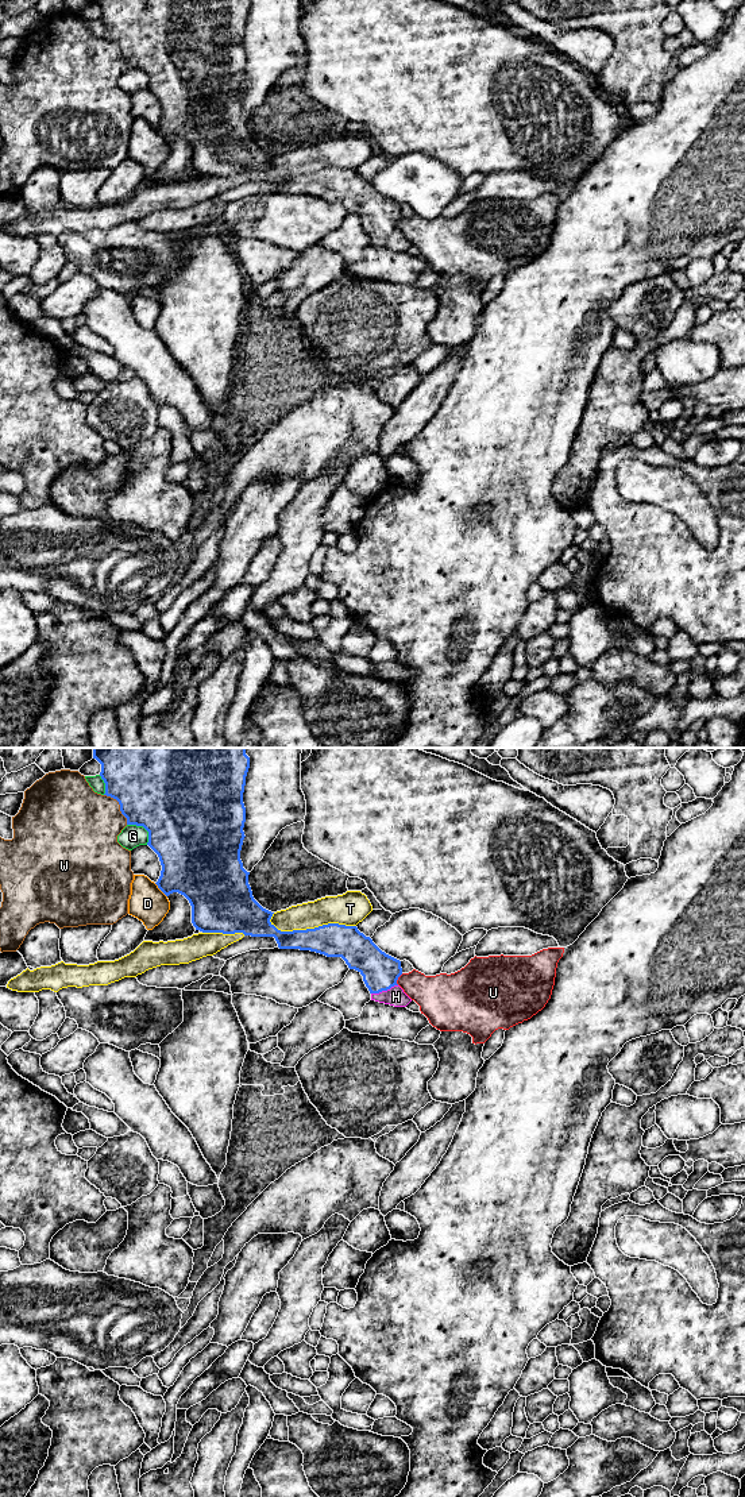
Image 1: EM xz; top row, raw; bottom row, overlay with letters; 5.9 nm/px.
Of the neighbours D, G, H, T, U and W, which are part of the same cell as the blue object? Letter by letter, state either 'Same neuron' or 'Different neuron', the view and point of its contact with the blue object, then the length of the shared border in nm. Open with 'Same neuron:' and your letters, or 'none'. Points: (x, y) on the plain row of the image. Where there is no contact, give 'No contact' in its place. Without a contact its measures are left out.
Same neuron: H
D: Different neuron. Touches blue at xz (159, 132). Shared border 120 nm
G: Different neuron. Touches blue at xz (143, 70). Shared border 180 nm
H: Same neuron. Touches blue at xz (383, 234). Shared border 170 nm
T: Different neuron. Touches blue at xz (312, 173). Shared border 500 nm
U: Different neuron. Touches blue at xz (397, 223). Shared border 80 nm
W: Different neuron. Touches blue at xz (120, 50). Shared border 240 nm

